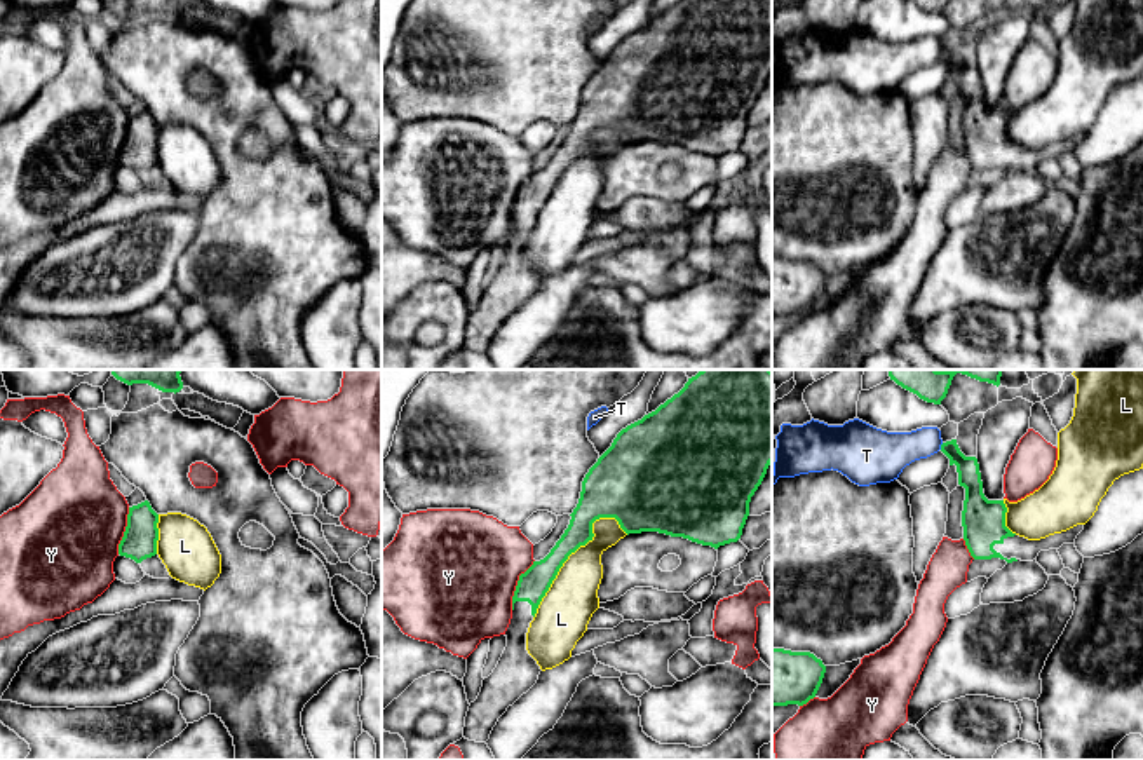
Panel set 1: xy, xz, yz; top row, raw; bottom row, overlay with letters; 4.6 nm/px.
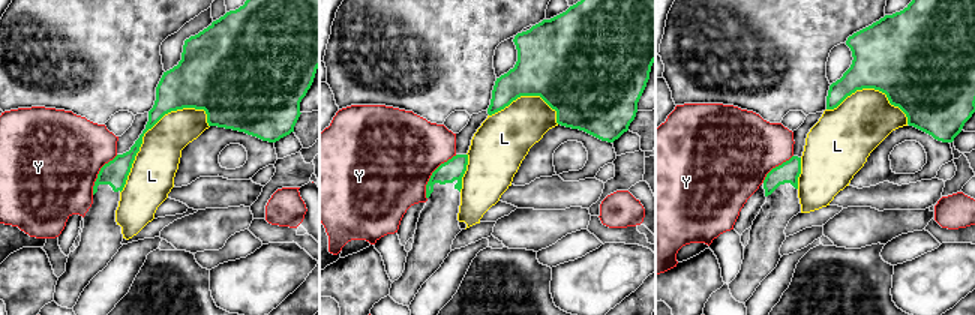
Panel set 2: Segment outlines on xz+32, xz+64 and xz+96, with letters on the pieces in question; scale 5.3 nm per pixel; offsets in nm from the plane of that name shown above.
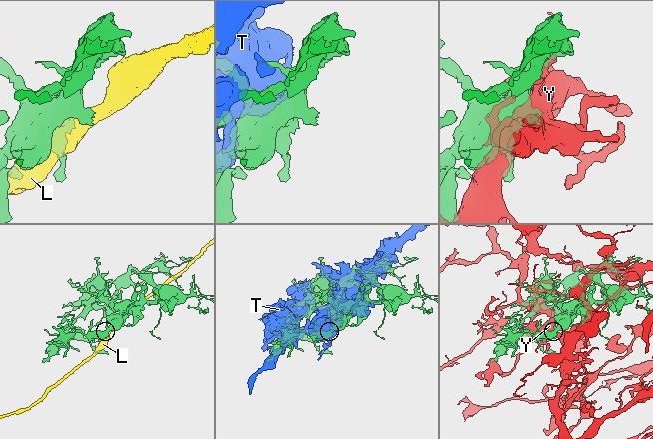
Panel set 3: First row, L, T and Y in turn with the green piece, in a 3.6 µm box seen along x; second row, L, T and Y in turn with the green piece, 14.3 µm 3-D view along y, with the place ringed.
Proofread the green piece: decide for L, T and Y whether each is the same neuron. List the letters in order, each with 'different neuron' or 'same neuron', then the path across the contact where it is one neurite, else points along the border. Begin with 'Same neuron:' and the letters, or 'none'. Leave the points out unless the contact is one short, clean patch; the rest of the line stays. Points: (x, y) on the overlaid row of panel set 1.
Same neuron: none
L: different neuron
T: different neuron
Y: different neuron

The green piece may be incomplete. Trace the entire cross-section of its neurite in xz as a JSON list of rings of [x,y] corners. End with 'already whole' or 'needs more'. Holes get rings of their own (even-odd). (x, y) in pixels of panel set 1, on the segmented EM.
[[[700,370],[695,377],[688,378],[678,394],[660,404],[655,411],[622,429],[612,446],[585,474],[578,504],[570,514],[570,525],[561,539],[544,560],[533,561],[533,565],[519,575],[512,596],[512,619],[505,631],[507,647],[493,673],[483,680],[477,699],[469,706],[463,737],[476,743],[486,743],[507,708],[537,683],[542,669],[526,650],[530,622],[568,556],[592,540],[592,523],[596,519],[615,518],[627,535],[659,532],[718,549],[720,546],[741,539],[749,516],[751,497],[761,485],[770,464],[772,370]]]; needs more

